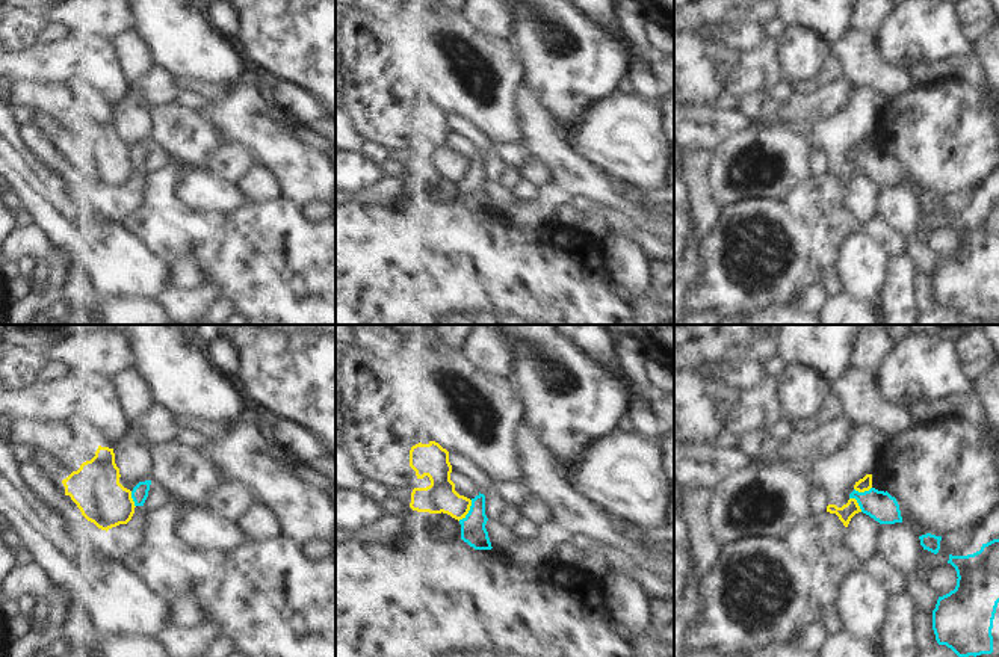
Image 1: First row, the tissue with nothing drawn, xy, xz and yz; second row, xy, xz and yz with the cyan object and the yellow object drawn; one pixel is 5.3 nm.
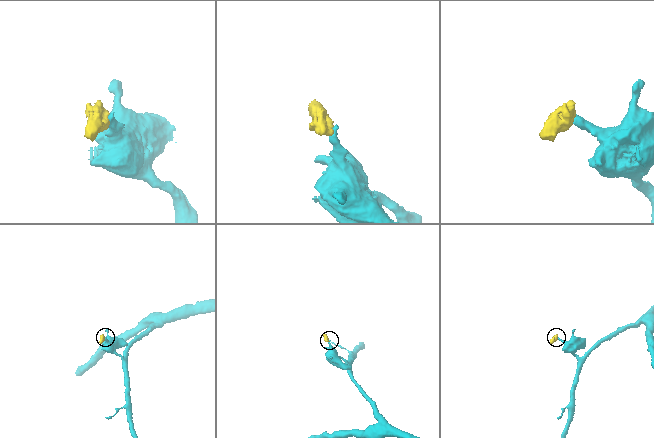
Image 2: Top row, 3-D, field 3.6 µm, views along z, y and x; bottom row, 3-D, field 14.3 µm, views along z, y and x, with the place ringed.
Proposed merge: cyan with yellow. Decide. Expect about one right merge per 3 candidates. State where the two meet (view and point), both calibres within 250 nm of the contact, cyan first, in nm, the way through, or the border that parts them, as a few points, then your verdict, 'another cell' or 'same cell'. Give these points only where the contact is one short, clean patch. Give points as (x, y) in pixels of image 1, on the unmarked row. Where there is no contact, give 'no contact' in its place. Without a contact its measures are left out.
meets cyan in xz at (469, 172); 140 nm thick on the cyan side, 170 nm on the other; border along xz (472, 162), (470, 171), (458, 181); another cell

